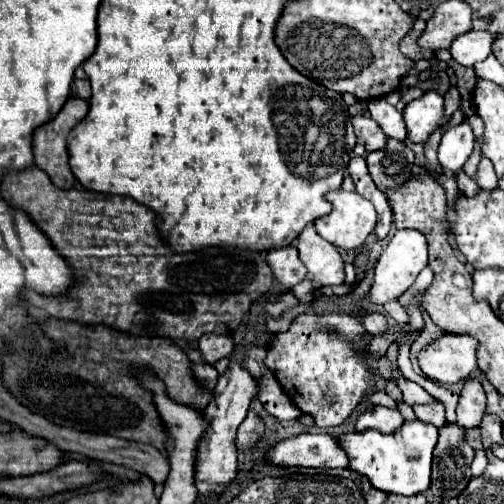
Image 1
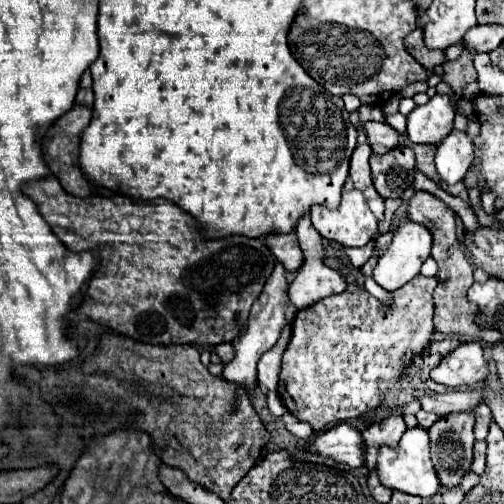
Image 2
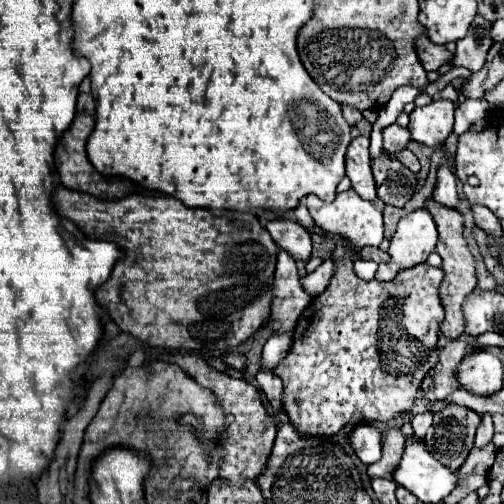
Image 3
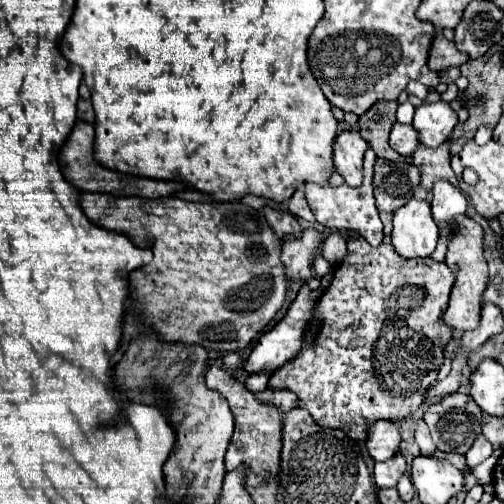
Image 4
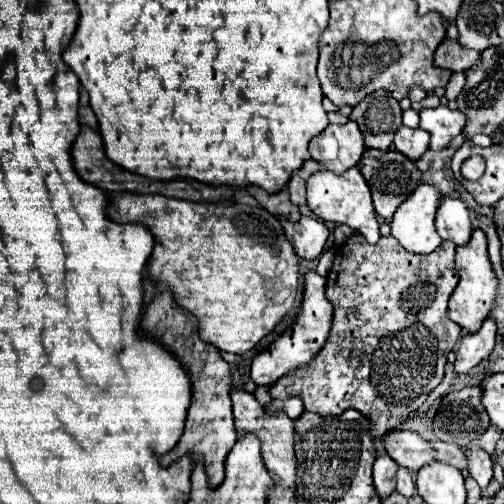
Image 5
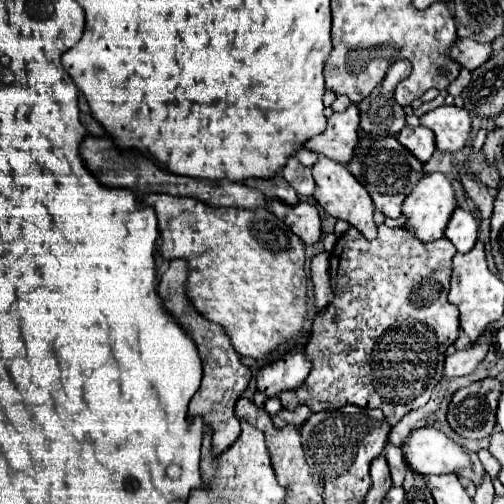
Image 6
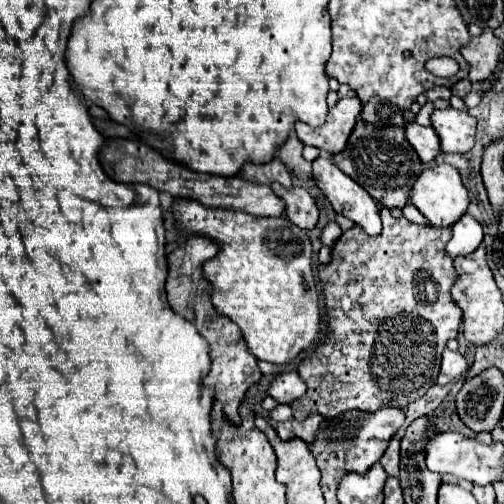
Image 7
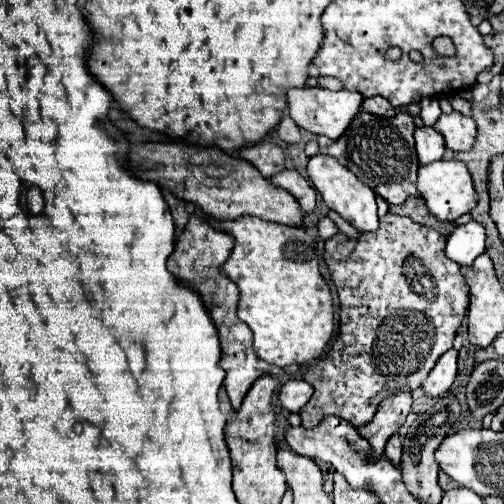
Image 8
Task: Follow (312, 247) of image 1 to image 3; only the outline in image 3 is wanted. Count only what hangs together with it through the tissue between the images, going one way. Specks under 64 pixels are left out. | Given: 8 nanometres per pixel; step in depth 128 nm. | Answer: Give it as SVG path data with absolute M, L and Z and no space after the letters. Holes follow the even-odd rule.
M304 200L296 206L296 210L292 212L292 216L294 216L294 220L296 220L298 224L302 224L306 230L312 230L312 228L314 228L314 220L312 220L312 216L308 214L308 208L306 208ZM328 260L328 262L324 262L322 266L318 266L312 274L302 276L300 282L304 284L304 290L306 290L312 298L316 298L316 296L320 296L320 292L324 292L324 290L328 288L330 278L332 278L332 272L334 272L334 262Z

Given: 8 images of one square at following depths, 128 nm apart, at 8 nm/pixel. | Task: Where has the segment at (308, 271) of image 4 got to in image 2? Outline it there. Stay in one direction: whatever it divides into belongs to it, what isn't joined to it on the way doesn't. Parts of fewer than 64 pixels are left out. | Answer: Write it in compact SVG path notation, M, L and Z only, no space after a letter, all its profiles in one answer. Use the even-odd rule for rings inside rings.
M276 264L272 276L266 280L266 286L262 290L262 296L256 300L256 304L252 306L252 312L248 316L248 324L244 326L244 332L240 332L240 336L236 340L232 340L234 352L236 356L224 366L222 370L222 378L236 384L238 388L242 388L244 392L252 392L256 386L256 364L260 360L260 356L270 350L276 340L280 338L282 328L286 326L286 318L284 318L284 308L288 306L288 282L284 276L284 268L282 264Z

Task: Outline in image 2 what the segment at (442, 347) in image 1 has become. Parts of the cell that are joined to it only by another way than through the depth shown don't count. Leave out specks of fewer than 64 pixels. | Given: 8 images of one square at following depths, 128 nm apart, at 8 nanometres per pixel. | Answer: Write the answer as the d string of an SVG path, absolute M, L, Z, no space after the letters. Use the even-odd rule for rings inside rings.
M464 342L464 344L458 344L430 372L430 378L434 382L444 384L444 386L450 386L450 388L458 388L458 386L464 386L464 384L482 384L486 380L486 376L488 376L488 362L484 360L484 350L482 350L480 342Z

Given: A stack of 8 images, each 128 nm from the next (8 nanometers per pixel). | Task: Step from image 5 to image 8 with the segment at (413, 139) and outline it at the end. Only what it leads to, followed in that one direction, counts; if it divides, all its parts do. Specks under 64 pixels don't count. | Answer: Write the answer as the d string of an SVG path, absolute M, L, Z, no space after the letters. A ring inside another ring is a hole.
M420 126L414 130L414 140L416 140L416 152L418 152L418 160L420 164L430 164L436 162L444 156L444 138L428 126Z

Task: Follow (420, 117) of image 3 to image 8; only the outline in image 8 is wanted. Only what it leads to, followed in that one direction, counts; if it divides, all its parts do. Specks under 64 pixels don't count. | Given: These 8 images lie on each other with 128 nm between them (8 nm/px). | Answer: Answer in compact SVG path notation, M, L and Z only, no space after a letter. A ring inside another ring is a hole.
M460 112L442 114L434 124L434 130L444 136L446 148L452 152L472 148L476 140L476 122Z

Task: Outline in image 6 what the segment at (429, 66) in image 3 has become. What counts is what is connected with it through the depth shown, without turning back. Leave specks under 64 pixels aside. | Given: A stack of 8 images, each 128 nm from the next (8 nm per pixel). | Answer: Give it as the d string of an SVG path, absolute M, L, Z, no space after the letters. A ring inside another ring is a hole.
M460 38L454 42L454 46L448 50L448 56L458 62L460 66L474 70L478 66L482 66L492 54L492 46L490 44L478 44L472 38Z

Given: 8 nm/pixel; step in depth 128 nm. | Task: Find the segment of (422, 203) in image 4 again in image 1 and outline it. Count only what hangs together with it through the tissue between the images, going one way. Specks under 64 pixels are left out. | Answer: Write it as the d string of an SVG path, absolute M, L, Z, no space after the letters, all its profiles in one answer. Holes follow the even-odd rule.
M398 230L376 262L374 282L372 282L372 288L368 292L370 302L372 304L386 304L390 300L396 300L400 294L404 294L414 284L416 276L426 268L426 264L428 264L426 238L416 230Z

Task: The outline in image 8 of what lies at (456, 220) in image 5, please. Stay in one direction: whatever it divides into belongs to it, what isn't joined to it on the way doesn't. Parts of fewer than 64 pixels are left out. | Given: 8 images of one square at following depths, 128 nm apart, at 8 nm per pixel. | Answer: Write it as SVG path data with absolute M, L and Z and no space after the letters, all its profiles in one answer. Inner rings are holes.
M470 220L468 224L458 226L450 236L448 236L448 244L444 254L458 262L460 266L468 266L474 262L476 256L480 256L480 252L484 252L484 226L478 224L476 220Z

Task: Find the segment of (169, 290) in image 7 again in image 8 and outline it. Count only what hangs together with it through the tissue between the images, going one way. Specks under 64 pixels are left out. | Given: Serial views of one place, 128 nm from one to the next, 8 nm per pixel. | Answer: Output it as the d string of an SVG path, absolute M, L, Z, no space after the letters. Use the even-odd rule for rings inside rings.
M190 216L190 222L186 224L184 232L178 236L176 248L172 256L168 258L168 270L174 274L174 278L180 284L190 286L204 300L204 306L218 328L218 338L222 346L222 358L218 364L226 372L224 388L226 388L226 394L230 396L232 408L240 408L242 398L246 396L248 388L252 388L256 378L266 376L266 374L280 375L284 373L284 370L278 366L270 366L256 356L252 348L252 330L244 322L240 322L240 318L236 316L238 286L232 280L224 278L224 274L220 272L220 266L226 262L230 252L232 252L232 236L214 230L202 218Z

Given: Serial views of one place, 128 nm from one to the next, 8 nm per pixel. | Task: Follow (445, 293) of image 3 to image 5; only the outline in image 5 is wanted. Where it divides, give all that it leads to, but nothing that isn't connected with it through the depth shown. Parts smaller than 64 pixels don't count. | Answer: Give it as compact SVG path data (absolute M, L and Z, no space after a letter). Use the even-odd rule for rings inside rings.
M480 228L472 230L472 236L470 236L468 244L456 248L456 270L460 274L460 282L454 290L454 294L450 296L448 318L452 322L456 322L460 328L464 328L466 332L478 332L482 322L492 312L492 304L494 304L494 298L496 298L496 286L498 286L496 274L490 266L488 252L486 252L486 234Z

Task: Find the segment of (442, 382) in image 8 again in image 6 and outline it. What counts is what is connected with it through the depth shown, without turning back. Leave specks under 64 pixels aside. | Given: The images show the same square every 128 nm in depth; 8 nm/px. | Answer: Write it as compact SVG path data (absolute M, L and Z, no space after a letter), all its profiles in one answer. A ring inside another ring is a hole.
M480 336L480 340L476 340L472 346L458 350L452 356L446 356L446 366L444 366L446 378L470 374L484 360L486 352L488 352L488 342L484 336Z

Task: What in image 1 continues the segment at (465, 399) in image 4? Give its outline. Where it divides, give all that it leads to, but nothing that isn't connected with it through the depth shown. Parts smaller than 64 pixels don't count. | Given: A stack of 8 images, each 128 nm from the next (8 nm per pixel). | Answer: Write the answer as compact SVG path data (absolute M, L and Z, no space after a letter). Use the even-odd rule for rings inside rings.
M456 424L442 426L432 460L432 494L444 502L456 498L470 482L472 458L474 450L464 438L464 428Z

